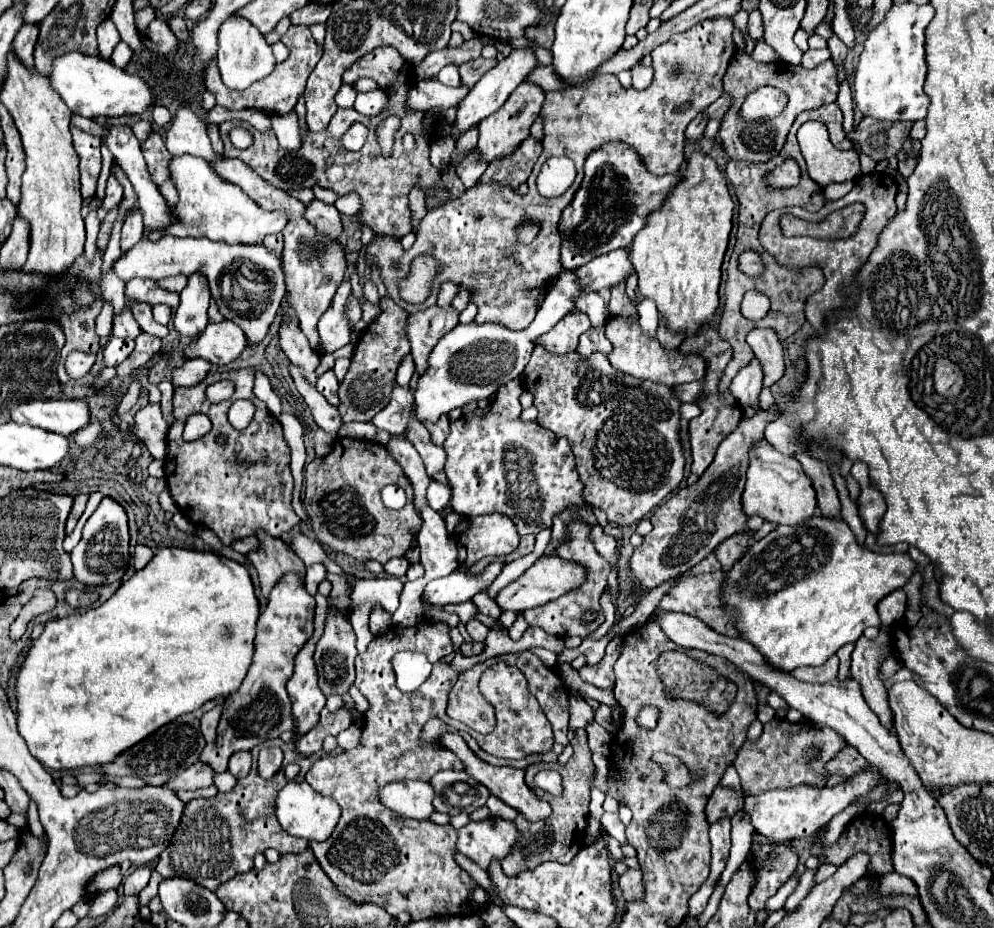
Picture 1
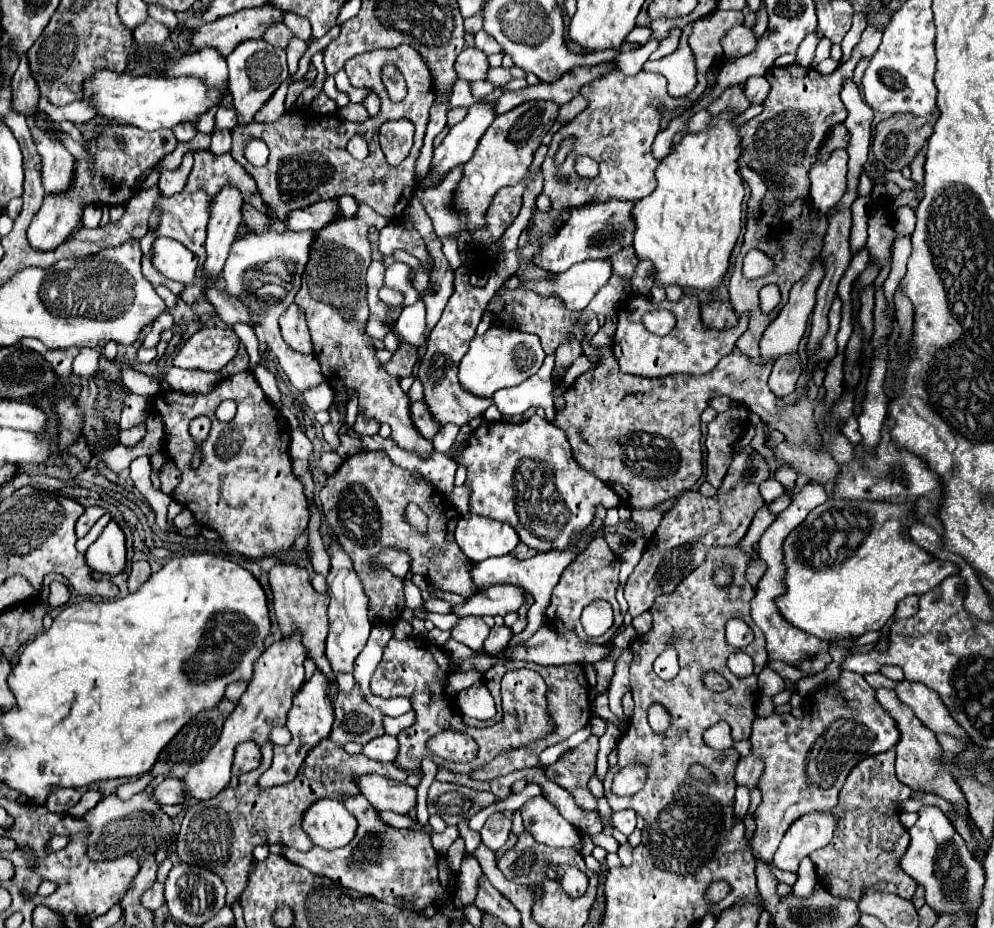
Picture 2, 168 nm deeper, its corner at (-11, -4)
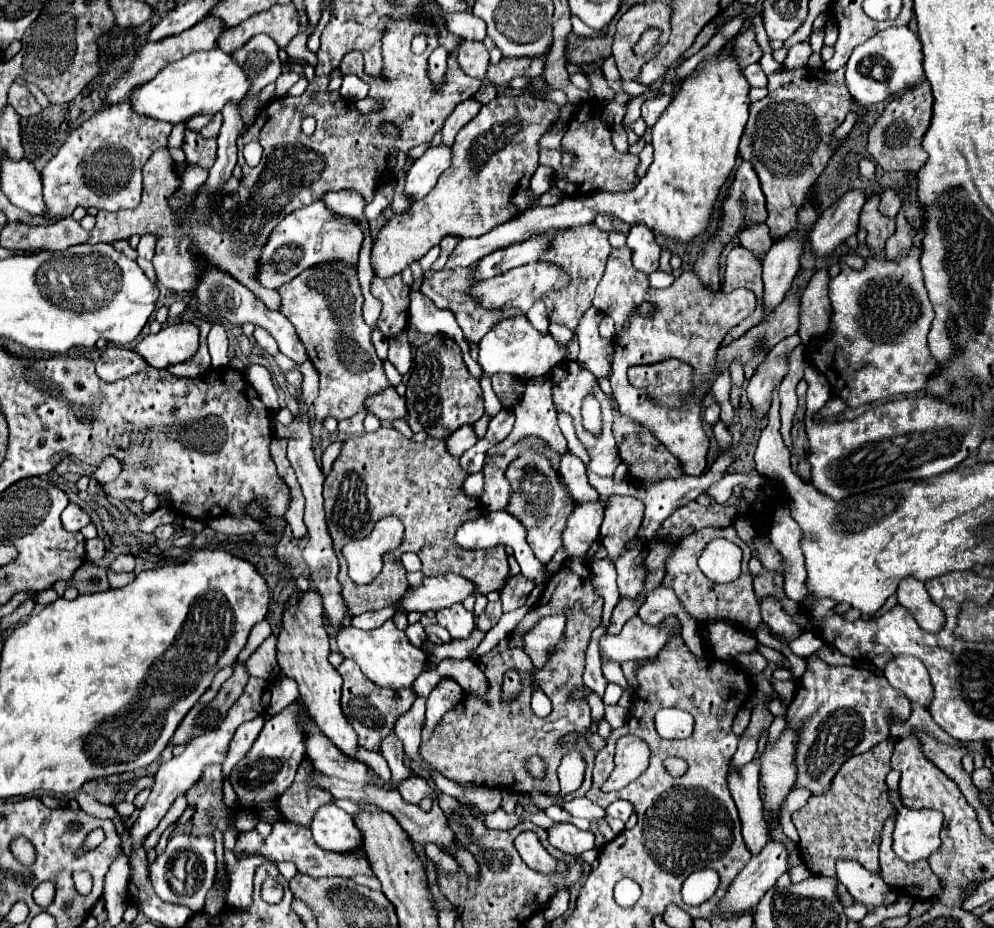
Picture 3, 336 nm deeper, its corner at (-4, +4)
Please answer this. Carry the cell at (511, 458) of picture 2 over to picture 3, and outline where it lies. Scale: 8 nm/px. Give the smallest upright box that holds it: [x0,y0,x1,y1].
[505,450,573,564]

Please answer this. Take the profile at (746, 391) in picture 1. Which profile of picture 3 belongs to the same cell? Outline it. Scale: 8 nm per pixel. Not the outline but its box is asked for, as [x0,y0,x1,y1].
[809,190,865,258]

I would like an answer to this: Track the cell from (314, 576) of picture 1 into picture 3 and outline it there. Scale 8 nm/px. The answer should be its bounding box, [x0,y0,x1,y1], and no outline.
[269,676,299,714]

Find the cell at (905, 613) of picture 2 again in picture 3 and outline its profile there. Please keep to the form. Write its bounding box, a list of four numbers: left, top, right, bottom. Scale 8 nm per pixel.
[897,578,945,632]

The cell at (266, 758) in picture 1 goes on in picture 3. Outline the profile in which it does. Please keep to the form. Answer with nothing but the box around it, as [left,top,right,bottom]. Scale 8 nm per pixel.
[231,700,311,806]

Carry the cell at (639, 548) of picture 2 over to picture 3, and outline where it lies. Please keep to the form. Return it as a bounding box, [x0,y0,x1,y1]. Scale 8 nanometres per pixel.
[583,624,607,696]

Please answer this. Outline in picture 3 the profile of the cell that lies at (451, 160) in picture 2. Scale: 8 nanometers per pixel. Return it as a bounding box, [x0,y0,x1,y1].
[405,144,451,200]

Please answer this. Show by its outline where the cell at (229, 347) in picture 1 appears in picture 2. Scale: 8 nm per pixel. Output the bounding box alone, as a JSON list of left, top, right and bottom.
[172,328,238,372]

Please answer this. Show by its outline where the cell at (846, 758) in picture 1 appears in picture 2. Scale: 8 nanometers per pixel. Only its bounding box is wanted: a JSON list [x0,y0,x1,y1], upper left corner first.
[810,752,916,900]

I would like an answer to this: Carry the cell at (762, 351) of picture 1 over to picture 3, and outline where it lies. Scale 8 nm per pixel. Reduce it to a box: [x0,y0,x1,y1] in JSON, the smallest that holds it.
[747,334,801,416]

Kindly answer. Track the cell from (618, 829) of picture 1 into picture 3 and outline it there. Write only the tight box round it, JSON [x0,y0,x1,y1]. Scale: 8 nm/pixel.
[607,800,633,822]

